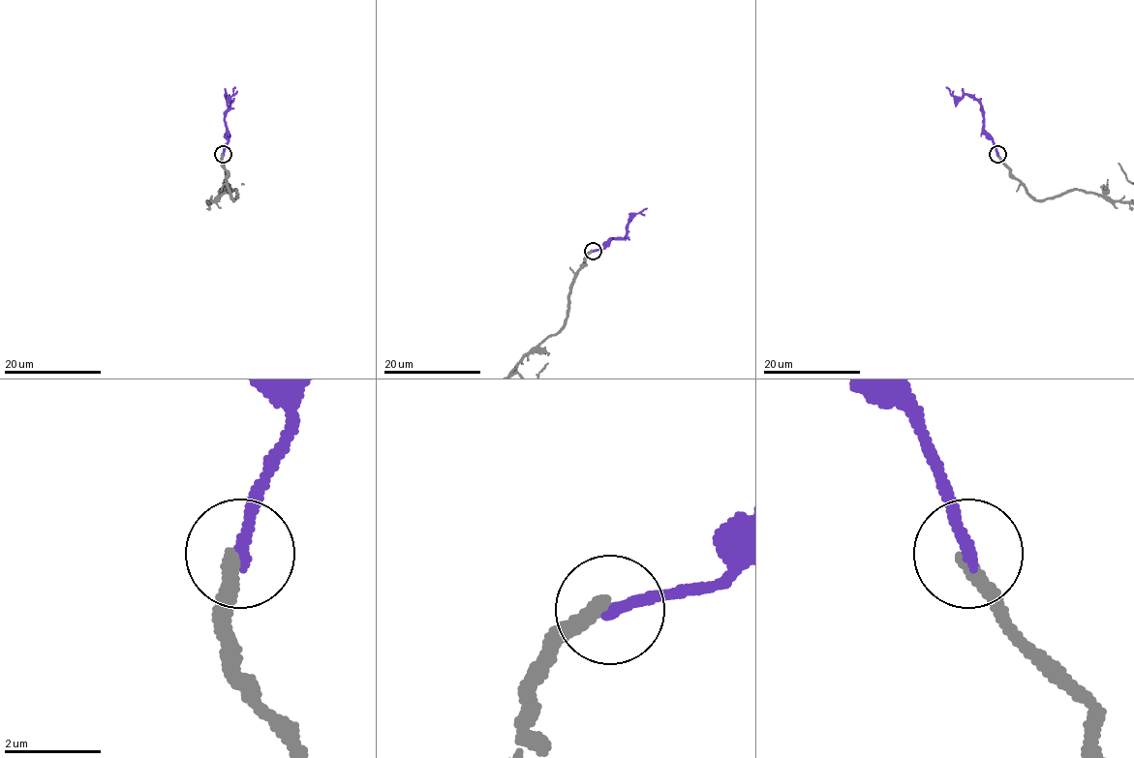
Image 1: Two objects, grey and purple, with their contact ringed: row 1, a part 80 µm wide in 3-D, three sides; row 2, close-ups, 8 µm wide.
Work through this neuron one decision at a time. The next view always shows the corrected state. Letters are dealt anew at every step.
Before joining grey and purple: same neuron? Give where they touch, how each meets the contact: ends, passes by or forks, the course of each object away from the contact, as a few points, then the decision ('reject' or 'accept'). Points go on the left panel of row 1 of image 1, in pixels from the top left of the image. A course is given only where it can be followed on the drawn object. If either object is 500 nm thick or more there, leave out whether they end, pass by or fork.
place (223, 154); grey ends; purple ends; course purple (223, 154), (227, 138), (225, 112), (229, 103), (225, 94), (230, 98), (235, 87); accept

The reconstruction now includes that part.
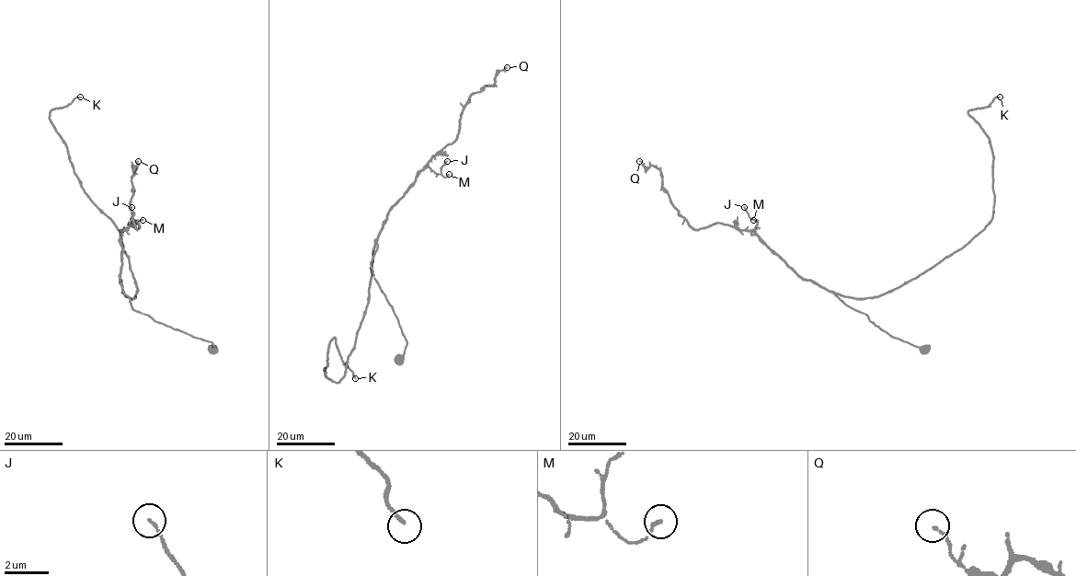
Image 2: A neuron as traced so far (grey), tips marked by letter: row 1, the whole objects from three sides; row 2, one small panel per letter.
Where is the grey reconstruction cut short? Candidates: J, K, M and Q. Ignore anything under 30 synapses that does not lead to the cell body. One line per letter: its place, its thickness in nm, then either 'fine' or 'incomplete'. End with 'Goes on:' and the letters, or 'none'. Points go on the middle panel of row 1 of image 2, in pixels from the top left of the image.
J: place (447, 161); calibre 90 nm; fine
K: place (355, 378); calibre 170 nm; incomplete
M: place (449, 174); calibre 140 nm; fine
Q: place (507, 67); calibre 110 nm; fine
Goes on: K

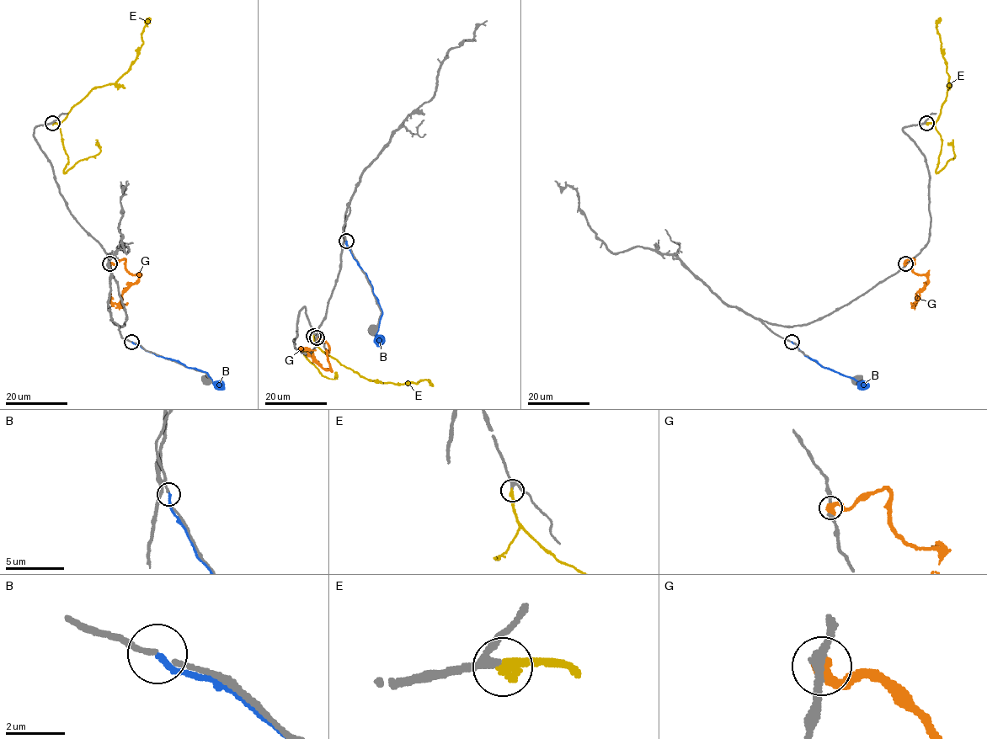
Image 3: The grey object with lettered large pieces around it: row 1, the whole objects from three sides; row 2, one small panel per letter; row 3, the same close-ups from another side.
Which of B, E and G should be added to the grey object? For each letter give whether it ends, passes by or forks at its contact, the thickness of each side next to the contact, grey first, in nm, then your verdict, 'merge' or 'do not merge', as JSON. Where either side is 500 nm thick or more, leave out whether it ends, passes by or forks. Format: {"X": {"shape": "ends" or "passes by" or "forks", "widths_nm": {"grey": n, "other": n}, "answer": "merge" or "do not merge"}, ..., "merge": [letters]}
{"B": {"shape": "ends", "widths_nm": {"grey": 120, "other": 160}, "answer": "do not merge"}, "E": {"shape": "ends", "widths_nm": {"grey": 240, "other": 320}, "answer": "merge"}, "G": {"shape": "ends", "widths_nm": {"grey": 280, "other": 480}, "answer": "do not merge"}, "merge": ["E"]}

